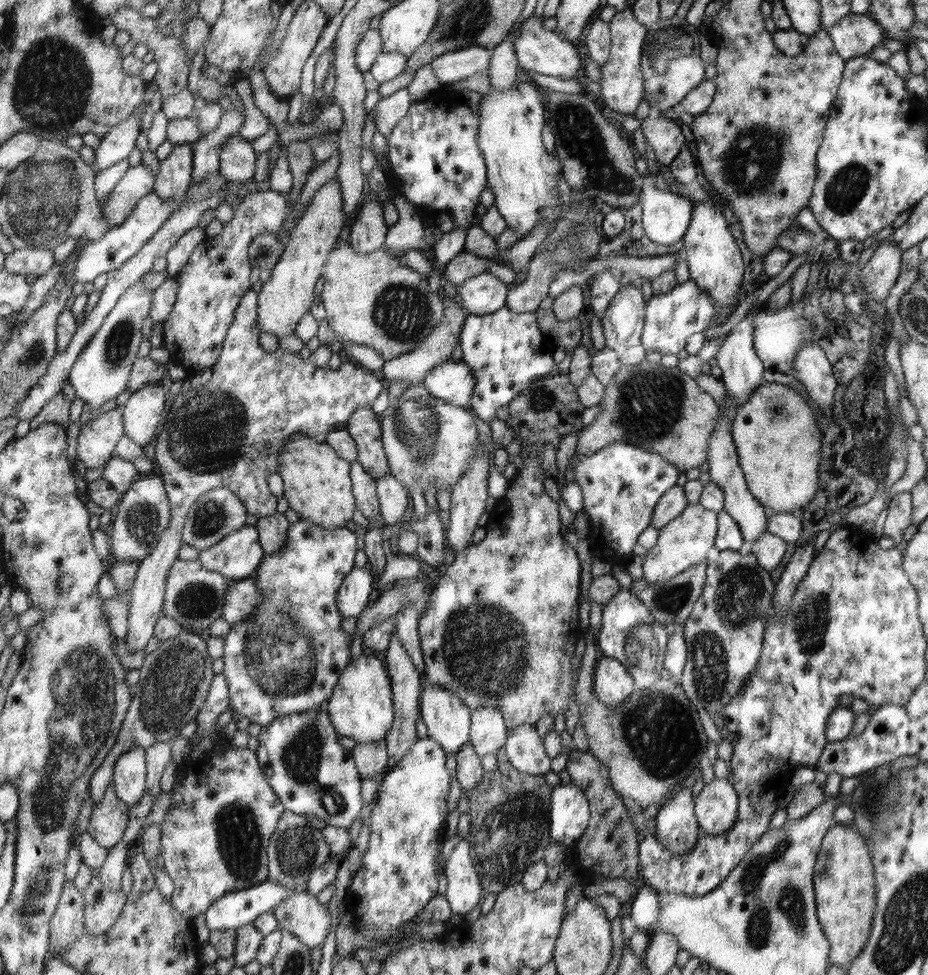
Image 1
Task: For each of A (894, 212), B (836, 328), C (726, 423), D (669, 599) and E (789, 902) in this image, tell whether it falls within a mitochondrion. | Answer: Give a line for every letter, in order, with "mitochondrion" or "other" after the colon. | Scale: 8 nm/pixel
A: other
B: other
C: other
D: mitochondrion
E: mitochondrion

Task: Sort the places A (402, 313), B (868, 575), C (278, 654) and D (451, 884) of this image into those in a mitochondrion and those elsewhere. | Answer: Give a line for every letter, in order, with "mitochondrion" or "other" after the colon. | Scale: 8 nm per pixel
A: mitochondrion
B: other
C: mitochondrion
D: other

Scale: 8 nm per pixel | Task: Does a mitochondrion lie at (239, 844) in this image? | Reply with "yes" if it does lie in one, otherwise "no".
yes

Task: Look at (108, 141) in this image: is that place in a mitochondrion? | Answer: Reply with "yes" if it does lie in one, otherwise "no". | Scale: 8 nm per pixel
no

